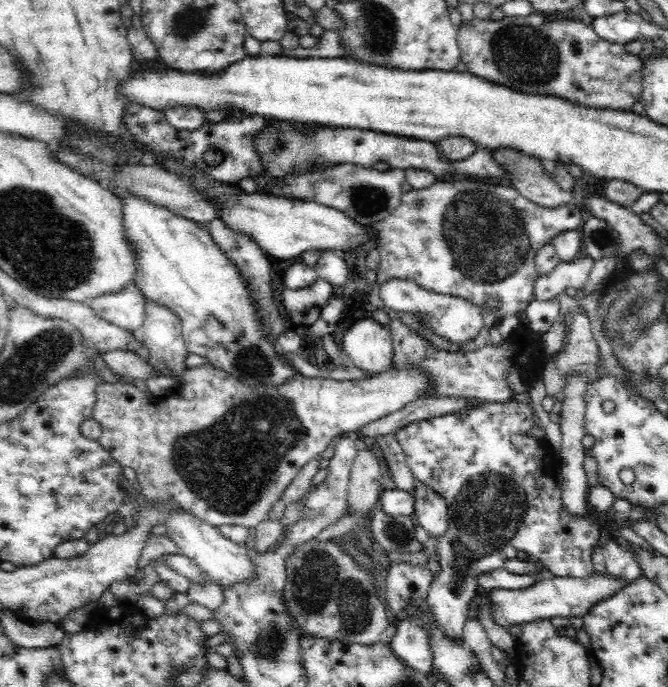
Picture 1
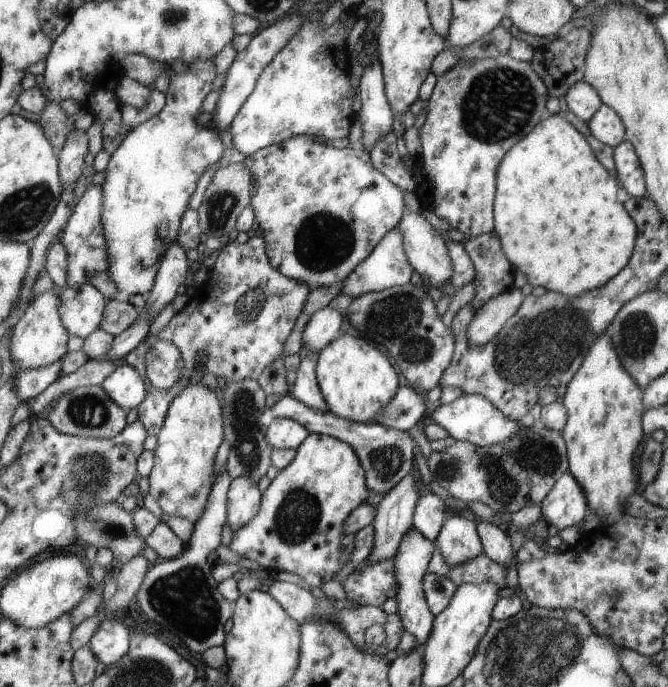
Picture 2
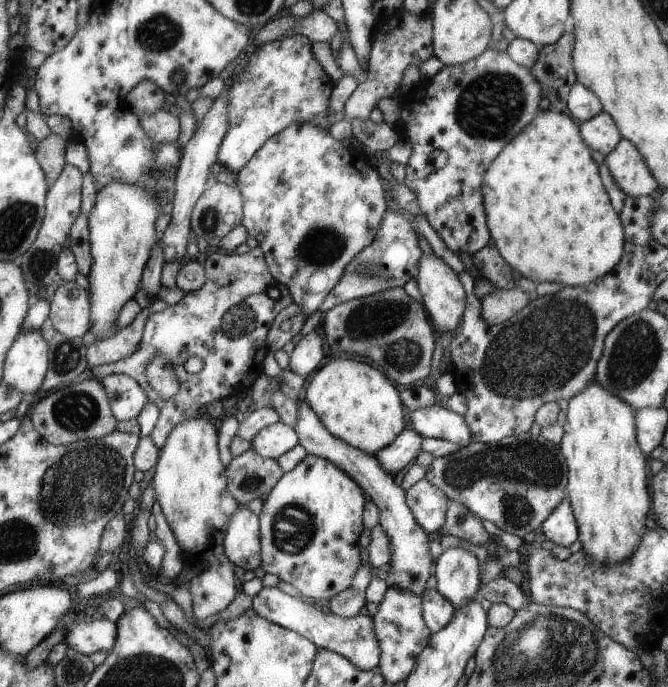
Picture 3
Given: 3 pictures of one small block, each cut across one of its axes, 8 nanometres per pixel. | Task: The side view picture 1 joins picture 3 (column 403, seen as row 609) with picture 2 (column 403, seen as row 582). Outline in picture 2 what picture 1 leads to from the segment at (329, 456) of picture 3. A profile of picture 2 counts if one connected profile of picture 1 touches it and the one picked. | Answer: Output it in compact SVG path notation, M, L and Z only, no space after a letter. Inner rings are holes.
M414 526L410 527L401 538L395 557L398 592L395 596L398 610L404 624L404 630L413 633L420 645L424 645L432 630L436 617L430 612L424 591L423 578L427 573L428 562L432 558L435 543L420 534Z

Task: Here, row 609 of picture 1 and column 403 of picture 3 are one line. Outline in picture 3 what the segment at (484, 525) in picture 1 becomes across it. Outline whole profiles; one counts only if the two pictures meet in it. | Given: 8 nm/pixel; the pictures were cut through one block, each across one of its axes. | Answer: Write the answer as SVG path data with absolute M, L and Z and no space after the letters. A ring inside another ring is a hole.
M406 428L398 438L394 440L388 448L382 448L375 456L380 462L380 466L390 474L401 471L410 464L414 458L417 458L420 451L423 450L425 438L418 432Z

